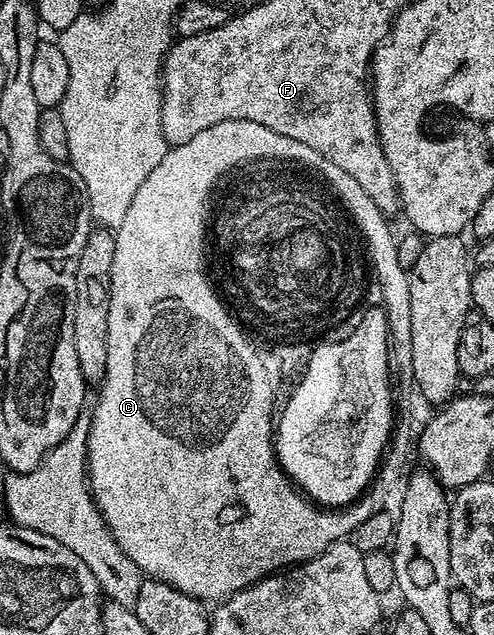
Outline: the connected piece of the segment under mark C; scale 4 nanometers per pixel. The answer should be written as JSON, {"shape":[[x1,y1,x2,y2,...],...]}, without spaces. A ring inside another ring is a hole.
{"shape":[[228,119,224,123,216,123,216,127,200,131,200,135,188,139,188,143,167,148,164,159,156,163,152,175,148,175,148,179,140,183,140,191,132,195,132,207,128,207,124,223,117,225,114,233,116,259,112,259,110,276,108,365,101,386,97,390,98,402,94,405,94,414,88,417,90,434,86,436,86,472,90,493,94,496,104,523,112,531,120,551,124,551,124,555,128,555,128,559,132,559,132,563,140,567,143,575,155,581,167,581,172,587,184,591,184,595,192,595,203,603,224,601,236,591,255,585,262,577,269,577,271,573,310,561,334,542,349,538,350,533,355,531,360,523,387,508,386,500,394,488,399,488,407,472,410,449,412,453,416,445,416,429,410,425,399,424,393,430,392,440,385,450,384,460,372,484,348,505,319,507,314,501,303,496,292,484,290,477,283,472,278,458,275,457,270,385,266,385,266,373,262,373,262,364,258,362,258,357,254,357,254,353,250,353,250,345,246,345,246,340,238,337,238,329,234,329,234,325,226,321,226,313,222,313,218,301,210,297,210,289,206,289,206,281,202,281,202,273,198,273,198,241,202,241,202,200,206,197,206,189,210,189,210,181,214,181,214,177,218,177,218,173,222,173,226,165,234,165,234,161,246,161,246,157,262,157,262,153,274,153,274,157,290,157,293,149,288,135,280,135,261,123,252,123,248,119]]}

